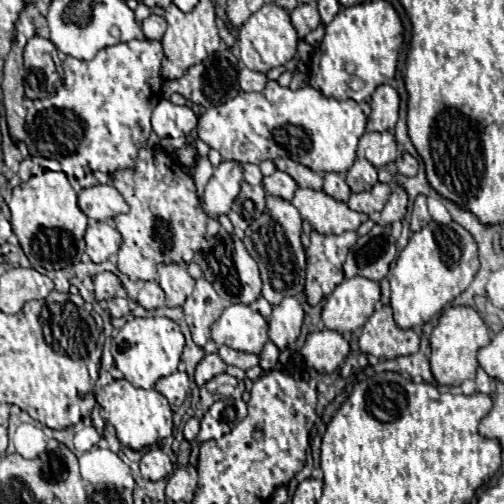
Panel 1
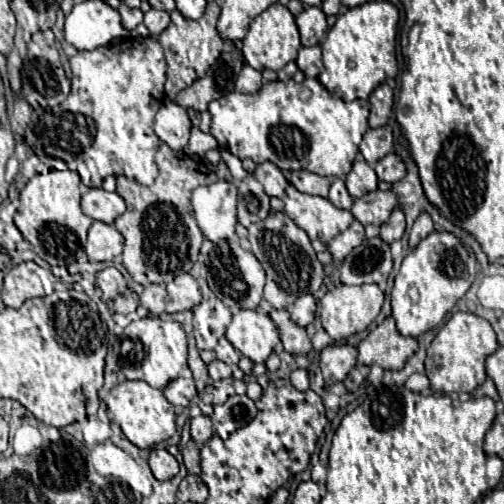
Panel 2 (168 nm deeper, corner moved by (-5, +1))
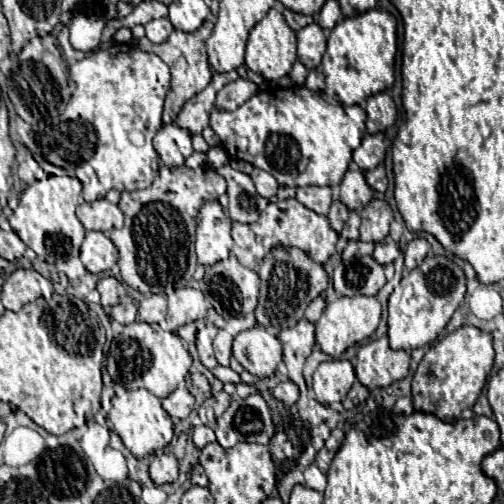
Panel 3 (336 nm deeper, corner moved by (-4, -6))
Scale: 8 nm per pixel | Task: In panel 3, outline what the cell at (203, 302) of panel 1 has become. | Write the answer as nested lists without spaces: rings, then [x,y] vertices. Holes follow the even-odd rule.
[[[204,324],[198,334],[196,334],[196,348],[198,348],[198,356],[200,356],[200,362],[212,370],[214,366],[218,366],[216,358],[214,358],[214,350],[212,350],[212,340],[216,336],[218,328],[212,326],[212,324]]]

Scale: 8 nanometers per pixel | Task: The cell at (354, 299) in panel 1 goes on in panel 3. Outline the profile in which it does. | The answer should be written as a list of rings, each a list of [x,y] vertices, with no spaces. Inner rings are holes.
[[[340,296],[326,304],[320,320],[316,322],[316,342],[324,354],[340,358],[340,354],[358,344],[364,338],[370,338],[380,322],[380,302],[374,296]]]

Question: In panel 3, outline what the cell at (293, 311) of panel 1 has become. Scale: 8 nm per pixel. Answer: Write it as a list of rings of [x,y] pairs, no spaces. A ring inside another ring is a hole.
[[[316,298],[316,300],[312,300],[312,302],[308,304],[306,312],[304,312],[304,318],[306,318],[308,322],[312,322],[312,324],[314,324],[314,322],[320,318],[320,314],[322,314],[324,306],[326,306],[326,302],[324,302],[322,298]]]

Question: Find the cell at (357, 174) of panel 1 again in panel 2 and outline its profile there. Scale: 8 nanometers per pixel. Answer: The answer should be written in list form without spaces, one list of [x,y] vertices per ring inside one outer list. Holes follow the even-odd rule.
[[[359,159],[353,163],[351,173],[345,177],[345,185],[347,185],[349,195],[353,199],[359,199],[371,191],[377,191],[377,175],[373,167],[367,165],[367,161]]]

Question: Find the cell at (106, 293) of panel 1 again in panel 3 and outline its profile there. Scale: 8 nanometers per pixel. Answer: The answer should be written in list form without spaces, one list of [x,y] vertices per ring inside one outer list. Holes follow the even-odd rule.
[[[104,276],[98,282],[98,292],[102,296],[102,306],[116,306],[126,294],[124,294],[124,286],[114,278],[114,276]]]

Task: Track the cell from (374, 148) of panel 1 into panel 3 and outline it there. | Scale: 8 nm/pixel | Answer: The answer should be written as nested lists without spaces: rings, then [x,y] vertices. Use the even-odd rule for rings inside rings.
[[[384,134],[366,136],[362,140],[362,146],[354,150],[354,162],[360,166],[360,170],[372,170],[384,162],[388,146],[390,146],[390,140]]]

